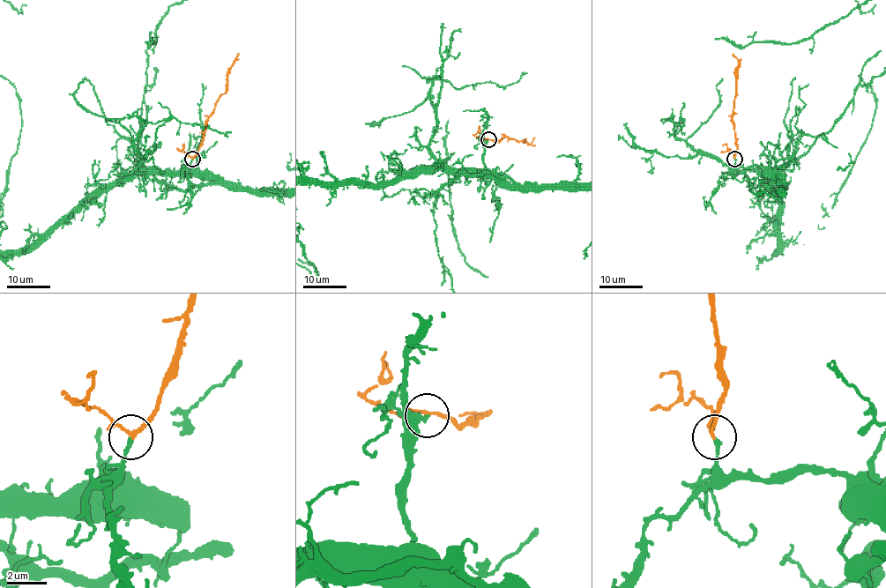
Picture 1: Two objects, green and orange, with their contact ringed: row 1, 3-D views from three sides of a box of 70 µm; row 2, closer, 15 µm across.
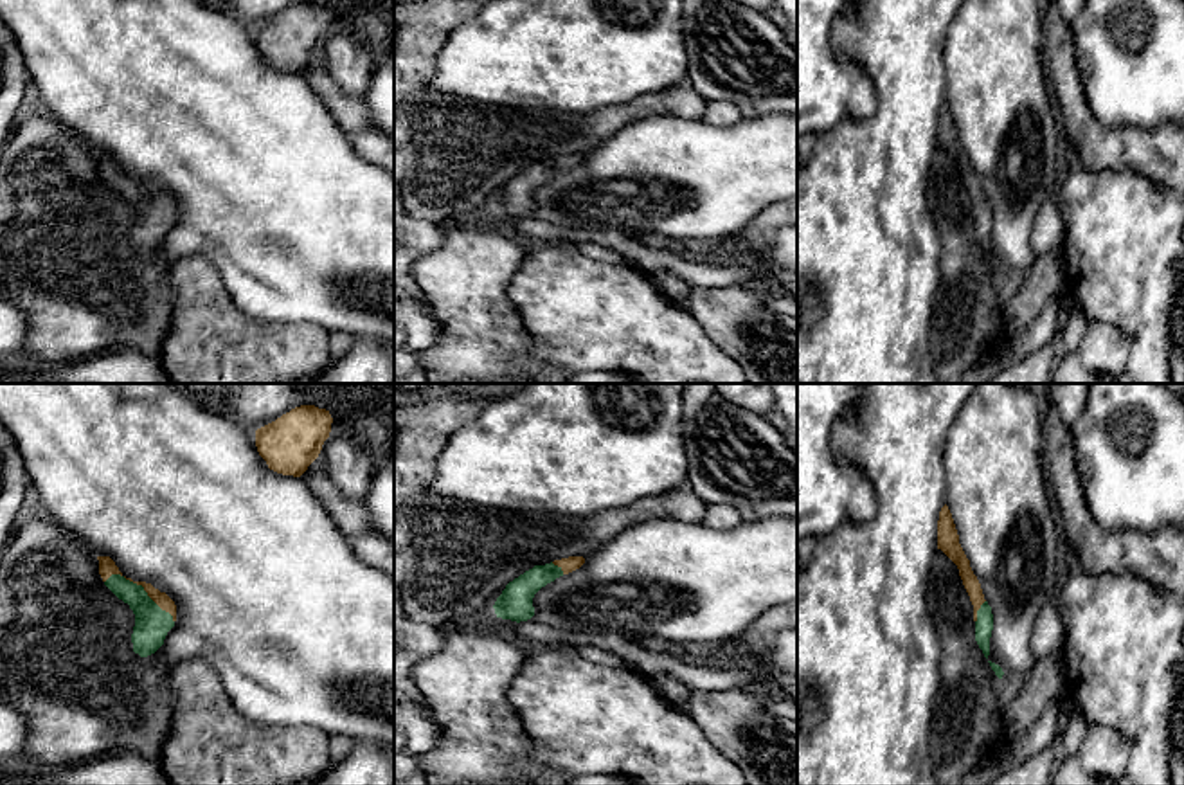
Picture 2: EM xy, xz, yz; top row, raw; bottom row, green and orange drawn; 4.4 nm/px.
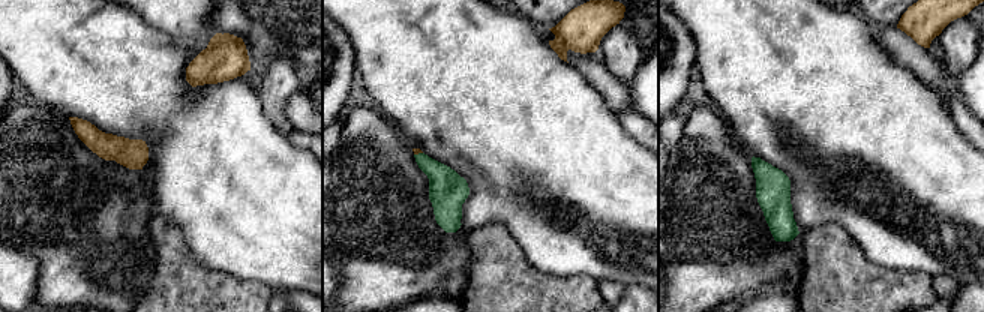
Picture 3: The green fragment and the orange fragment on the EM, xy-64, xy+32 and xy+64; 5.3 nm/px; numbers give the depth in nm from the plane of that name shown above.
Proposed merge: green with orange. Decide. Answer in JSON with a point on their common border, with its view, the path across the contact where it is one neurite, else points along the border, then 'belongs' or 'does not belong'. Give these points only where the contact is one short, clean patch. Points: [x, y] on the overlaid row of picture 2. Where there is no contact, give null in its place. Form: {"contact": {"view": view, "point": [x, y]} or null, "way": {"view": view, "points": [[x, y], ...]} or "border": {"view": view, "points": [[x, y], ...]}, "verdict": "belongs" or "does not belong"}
{"contact": {"view": "xy", "point": [143, 587]}, "way": {"view": "xy", "points": [[152, 623], [143, 587], [155, 600], [162, 600]]}, "verdict": "belongs"}

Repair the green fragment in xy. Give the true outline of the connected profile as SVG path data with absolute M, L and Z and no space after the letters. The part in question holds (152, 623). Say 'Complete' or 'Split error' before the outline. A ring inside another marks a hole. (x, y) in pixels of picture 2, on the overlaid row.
Split error. M97 556L99 574L104 585L135 614L131 634L133 652L140 657L155 654L175 627L176 605L166 594L146 582L126 578L110 556Z

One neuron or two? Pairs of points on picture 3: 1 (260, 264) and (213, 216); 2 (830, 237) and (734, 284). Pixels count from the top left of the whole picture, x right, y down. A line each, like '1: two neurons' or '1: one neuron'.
1: one neuron
2: two neurons

